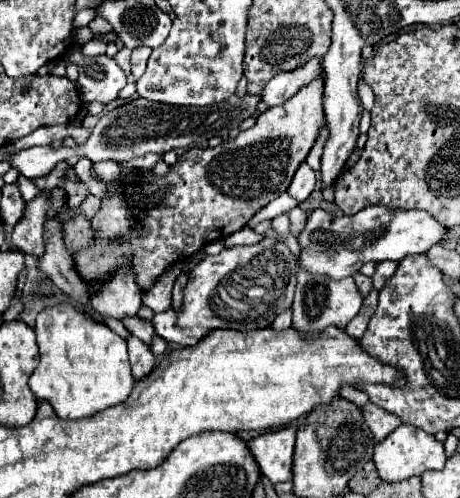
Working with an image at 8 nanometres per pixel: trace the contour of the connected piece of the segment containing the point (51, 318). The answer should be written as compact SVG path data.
M55 305L37 317L37 343L41 361L29 377L29 389L37 401L51 403L61 419L85 419L107 407L123 403L131 395L135 379L131 375L127 343L71 305Z

